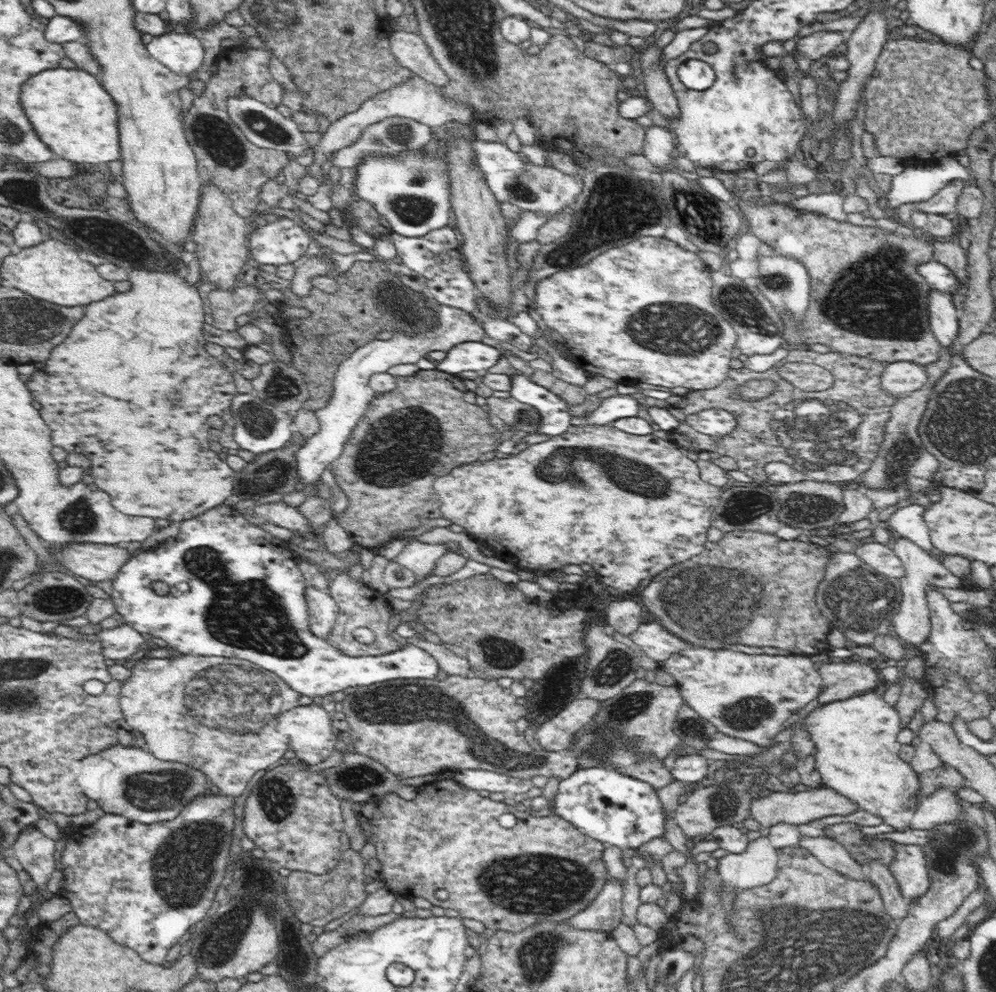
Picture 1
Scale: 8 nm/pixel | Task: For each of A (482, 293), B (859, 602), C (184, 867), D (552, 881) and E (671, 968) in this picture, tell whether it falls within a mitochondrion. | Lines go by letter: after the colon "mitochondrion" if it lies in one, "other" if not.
A: other
B: mitochondrion
C: mitochondrion
D: mitochondrion
E: other

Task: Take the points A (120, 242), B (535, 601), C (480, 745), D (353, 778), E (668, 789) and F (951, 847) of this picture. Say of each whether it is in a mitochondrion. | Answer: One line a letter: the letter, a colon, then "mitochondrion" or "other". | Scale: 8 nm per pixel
A: mitochondrion
B: other
C: mitochondrion
D: mitochondrion
E: other
F: mitochondrion

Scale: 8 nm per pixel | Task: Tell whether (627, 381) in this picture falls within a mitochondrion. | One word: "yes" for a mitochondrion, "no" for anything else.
no

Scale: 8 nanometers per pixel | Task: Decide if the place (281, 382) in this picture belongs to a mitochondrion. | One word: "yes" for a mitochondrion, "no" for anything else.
yes

